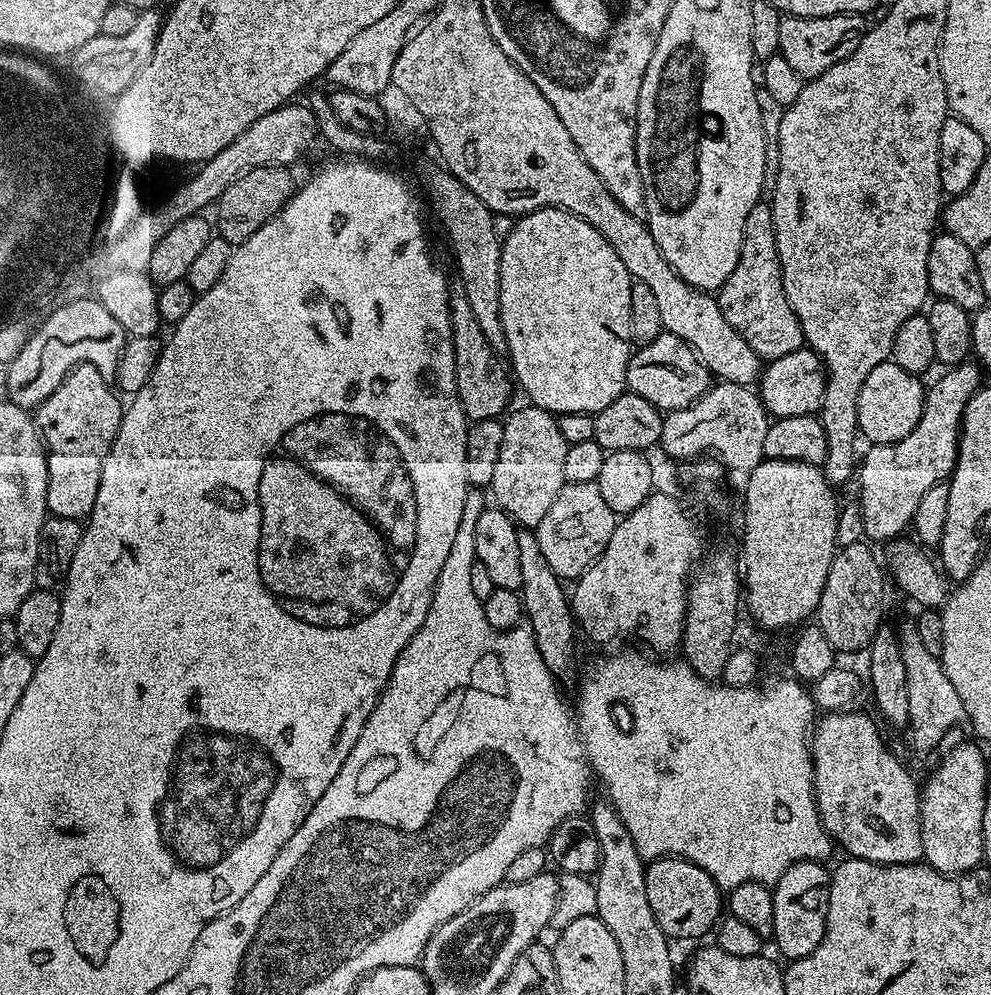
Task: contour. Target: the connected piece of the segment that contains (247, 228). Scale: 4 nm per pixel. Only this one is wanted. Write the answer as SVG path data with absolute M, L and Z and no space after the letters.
M287 167L254 168L241 173L236 180L230 182L214 203L214 228L219 236L230 245L241 244L272 216L277 216L281 206L292 197L294 191L290 172Z

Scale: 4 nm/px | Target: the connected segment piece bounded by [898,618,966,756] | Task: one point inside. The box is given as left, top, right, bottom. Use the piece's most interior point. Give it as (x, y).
(936, 709)

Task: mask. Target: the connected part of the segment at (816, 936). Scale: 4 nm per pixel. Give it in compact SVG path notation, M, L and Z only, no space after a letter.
M803 860L794 866L790 866L778 878L772 888L772 901L774 902L774 926L772 936L776 944L780 947L780 952L785 956L785 961L791 962L798 958L806 958L822 942L822 934L826 930L826 914L828 913L828 899L830 898L830 886L832 877L829 869L824 869L825 865L819 860Z

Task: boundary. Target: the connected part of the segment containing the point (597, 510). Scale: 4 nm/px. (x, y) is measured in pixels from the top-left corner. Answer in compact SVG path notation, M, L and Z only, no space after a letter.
M578 482L565 484L558 498L554 498L554 506L550 506L546 518L538 522L534 531L538 546L542 546L542 555L546 557L546 562L550 562L550 570L554 570L561 581L575 582L604 553L617 523L616 513L606 506L602 490L598 490L596 483Z

